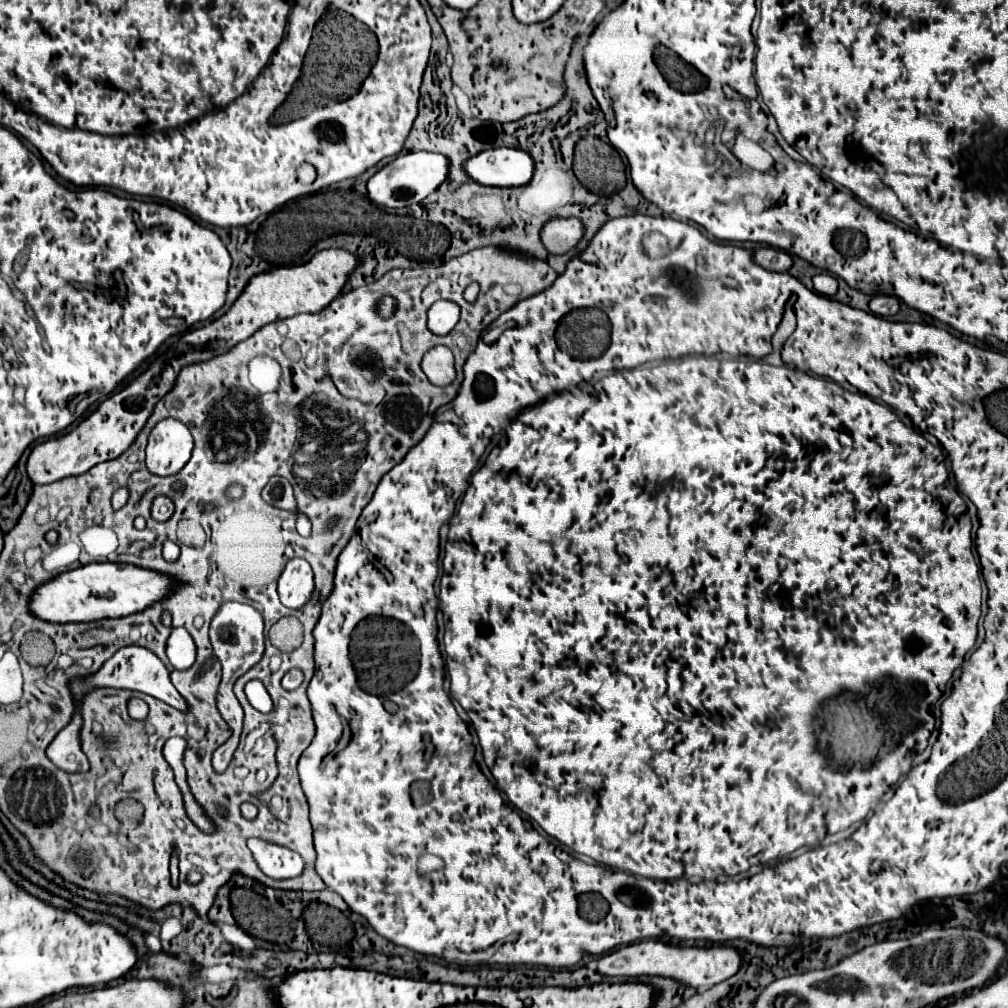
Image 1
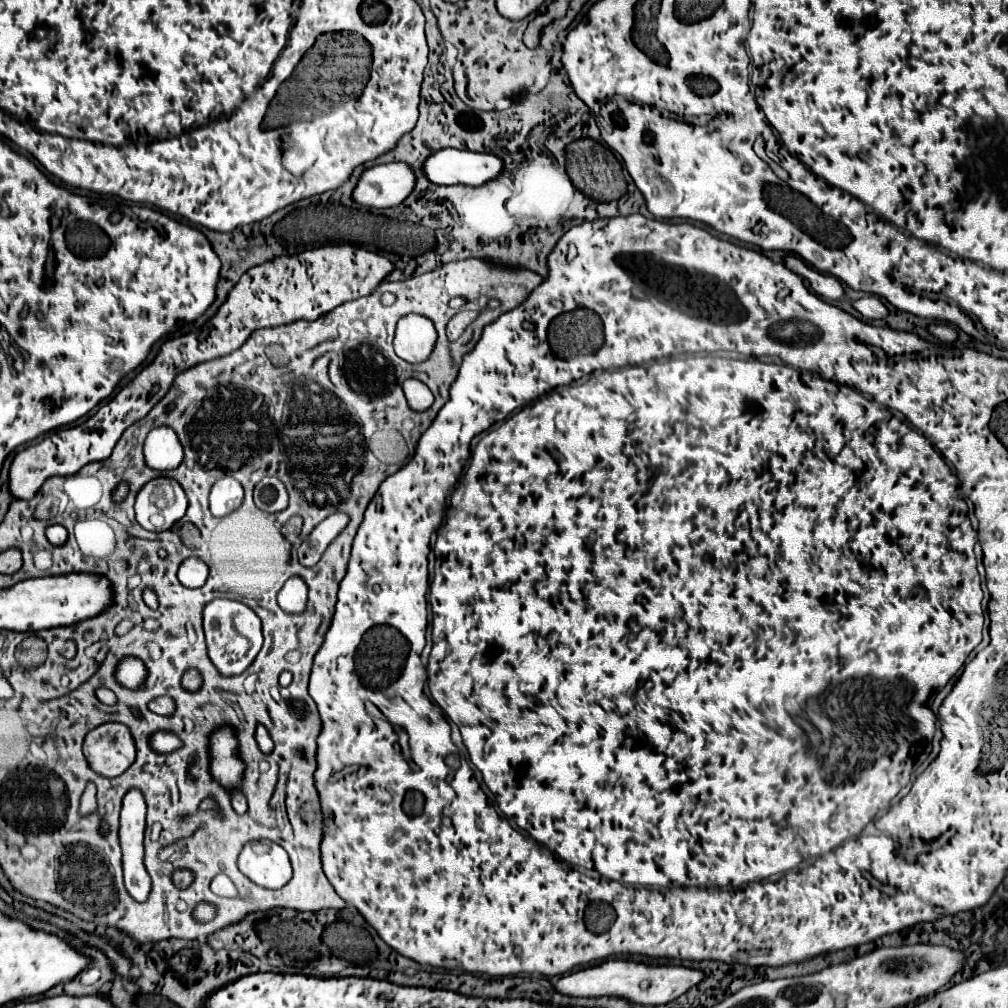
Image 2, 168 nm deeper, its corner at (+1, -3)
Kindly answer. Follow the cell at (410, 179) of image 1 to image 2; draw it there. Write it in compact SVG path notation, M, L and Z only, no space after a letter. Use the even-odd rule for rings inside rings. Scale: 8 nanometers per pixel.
M405 162L379 164L363 172L353 190L355 202L371 208L399 206L417 184L415 170Z

